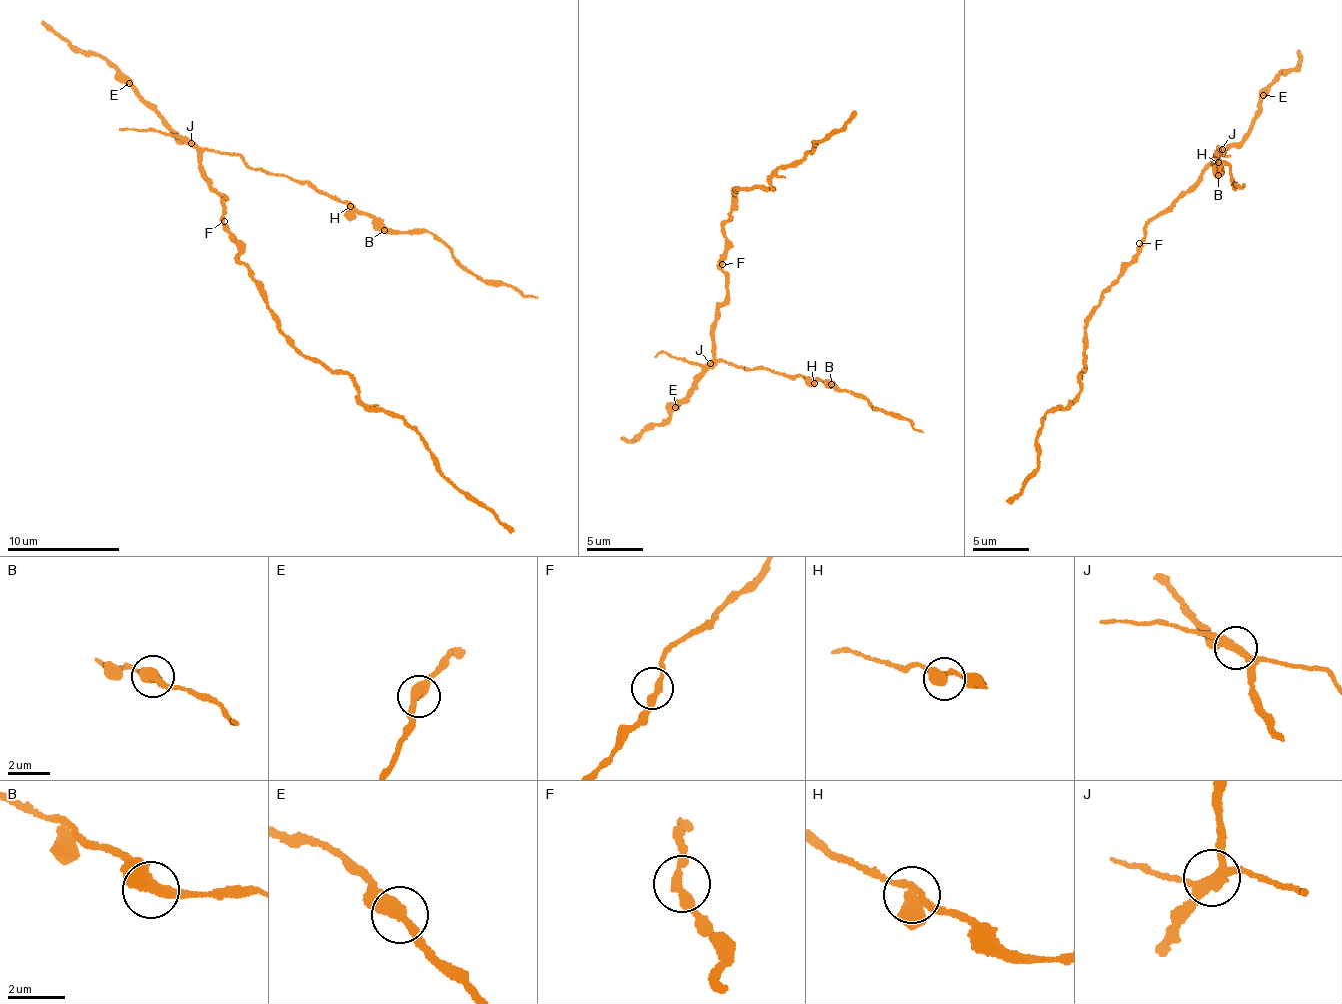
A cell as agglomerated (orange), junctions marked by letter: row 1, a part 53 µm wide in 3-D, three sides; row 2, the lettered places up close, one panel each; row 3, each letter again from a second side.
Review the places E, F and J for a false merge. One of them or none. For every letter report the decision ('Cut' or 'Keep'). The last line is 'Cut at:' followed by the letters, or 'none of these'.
E: Keep
F: Keep
J: Cut
Cut at: J

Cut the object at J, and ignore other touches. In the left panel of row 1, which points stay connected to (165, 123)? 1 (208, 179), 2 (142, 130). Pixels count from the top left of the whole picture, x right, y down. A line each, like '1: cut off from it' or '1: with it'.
1: with it
2: cut off from it

